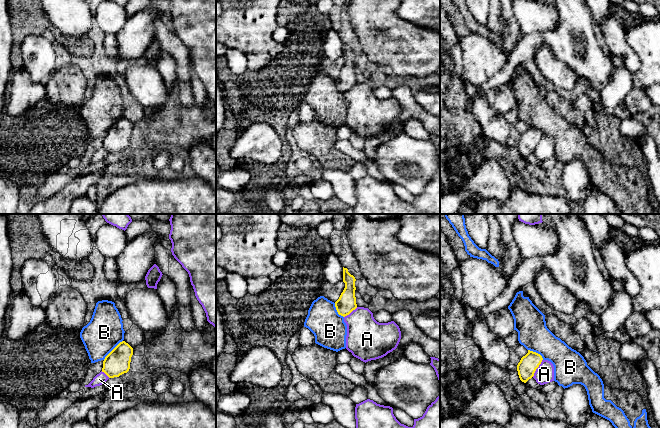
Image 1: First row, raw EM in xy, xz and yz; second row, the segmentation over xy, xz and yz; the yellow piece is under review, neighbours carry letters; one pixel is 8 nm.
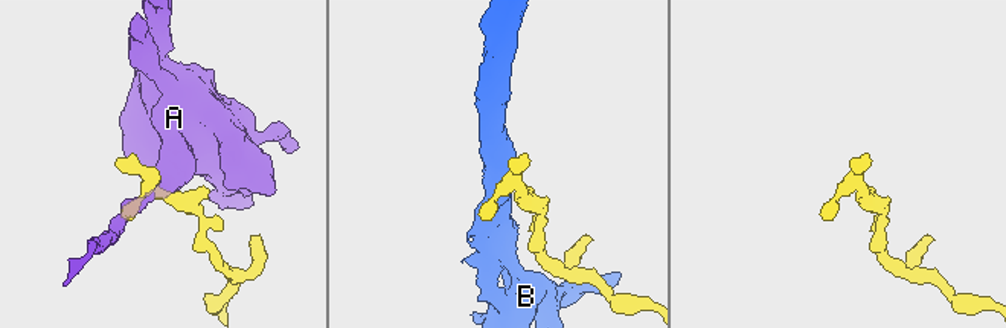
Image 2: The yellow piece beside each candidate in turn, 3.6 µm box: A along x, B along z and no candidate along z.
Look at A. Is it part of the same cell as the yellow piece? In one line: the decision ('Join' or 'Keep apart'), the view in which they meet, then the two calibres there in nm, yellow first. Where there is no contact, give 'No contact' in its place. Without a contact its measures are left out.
Keep apart. Touches yellow in yz. Thickness 150 nm (yellow) against 150 nm

